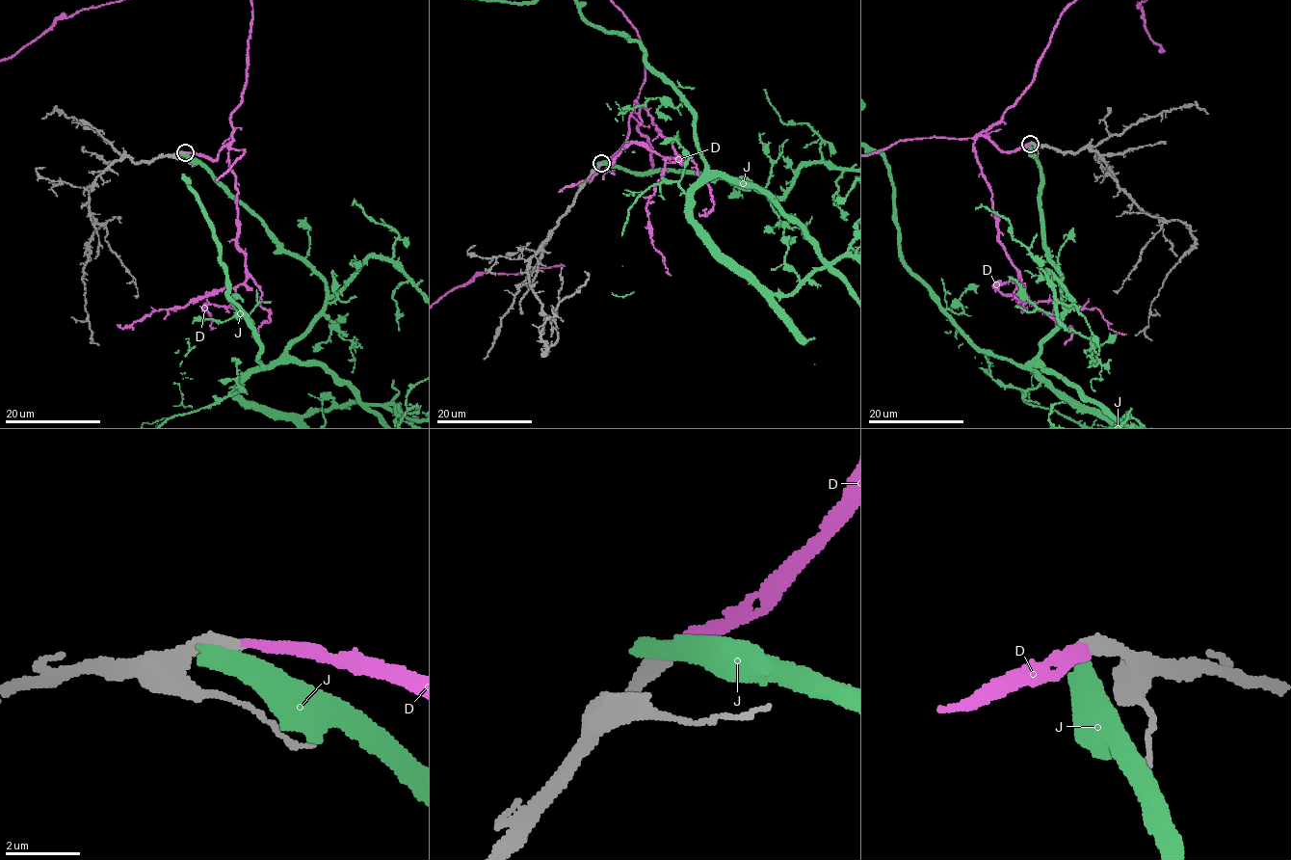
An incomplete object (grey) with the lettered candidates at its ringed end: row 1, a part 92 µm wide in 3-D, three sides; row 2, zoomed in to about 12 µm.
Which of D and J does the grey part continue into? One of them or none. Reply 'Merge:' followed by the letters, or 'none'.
Merge: D

